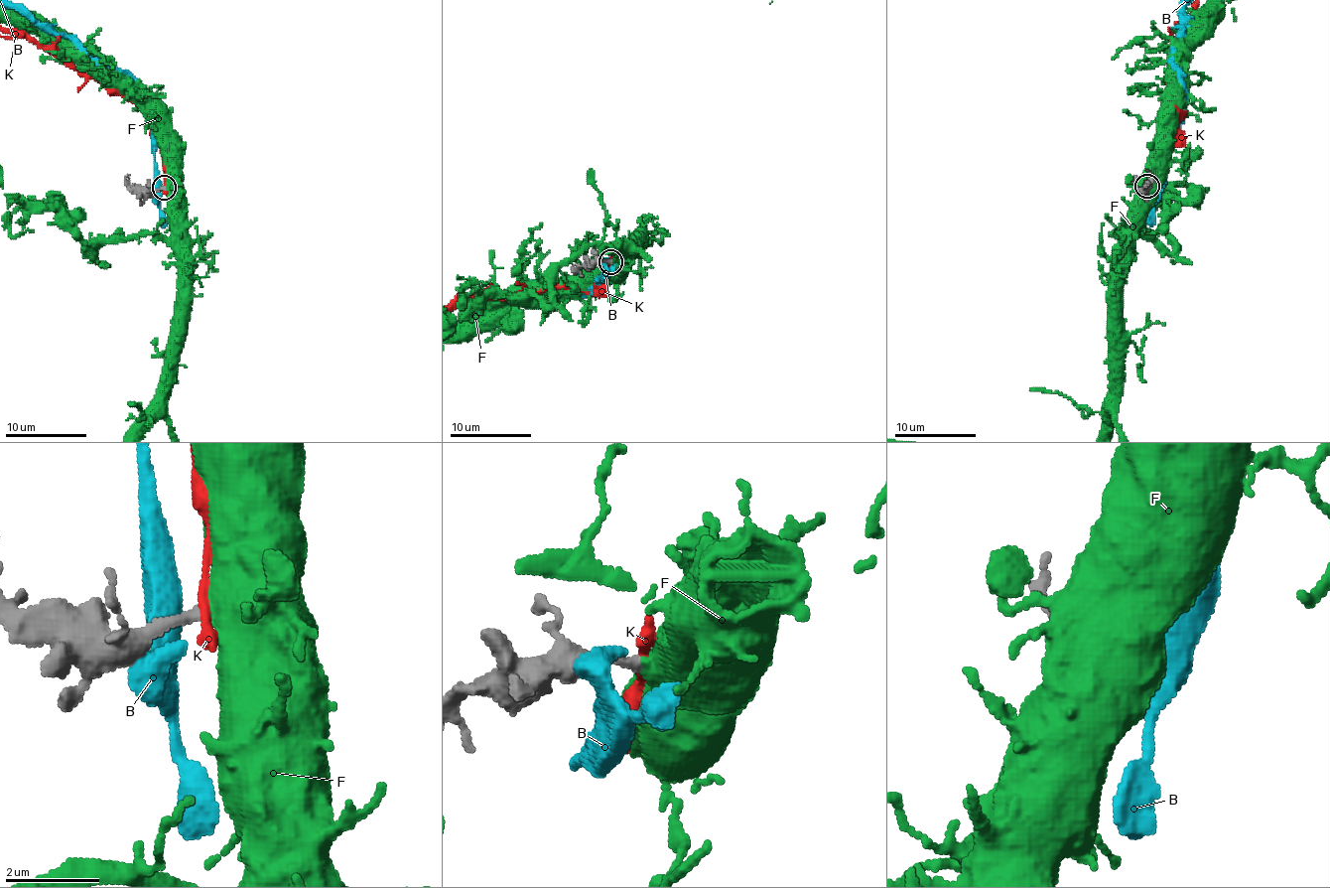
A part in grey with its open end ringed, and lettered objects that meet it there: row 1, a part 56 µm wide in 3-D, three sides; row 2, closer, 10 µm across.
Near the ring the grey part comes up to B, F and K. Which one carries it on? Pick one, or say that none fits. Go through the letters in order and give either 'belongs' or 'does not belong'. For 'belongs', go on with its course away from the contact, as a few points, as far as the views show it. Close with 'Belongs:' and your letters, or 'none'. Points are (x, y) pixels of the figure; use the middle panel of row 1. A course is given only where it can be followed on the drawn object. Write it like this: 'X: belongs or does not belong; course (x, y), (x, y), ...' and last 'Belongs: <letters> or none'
B: does not belong
F: belongs
K: does not belong
Belongs: F

